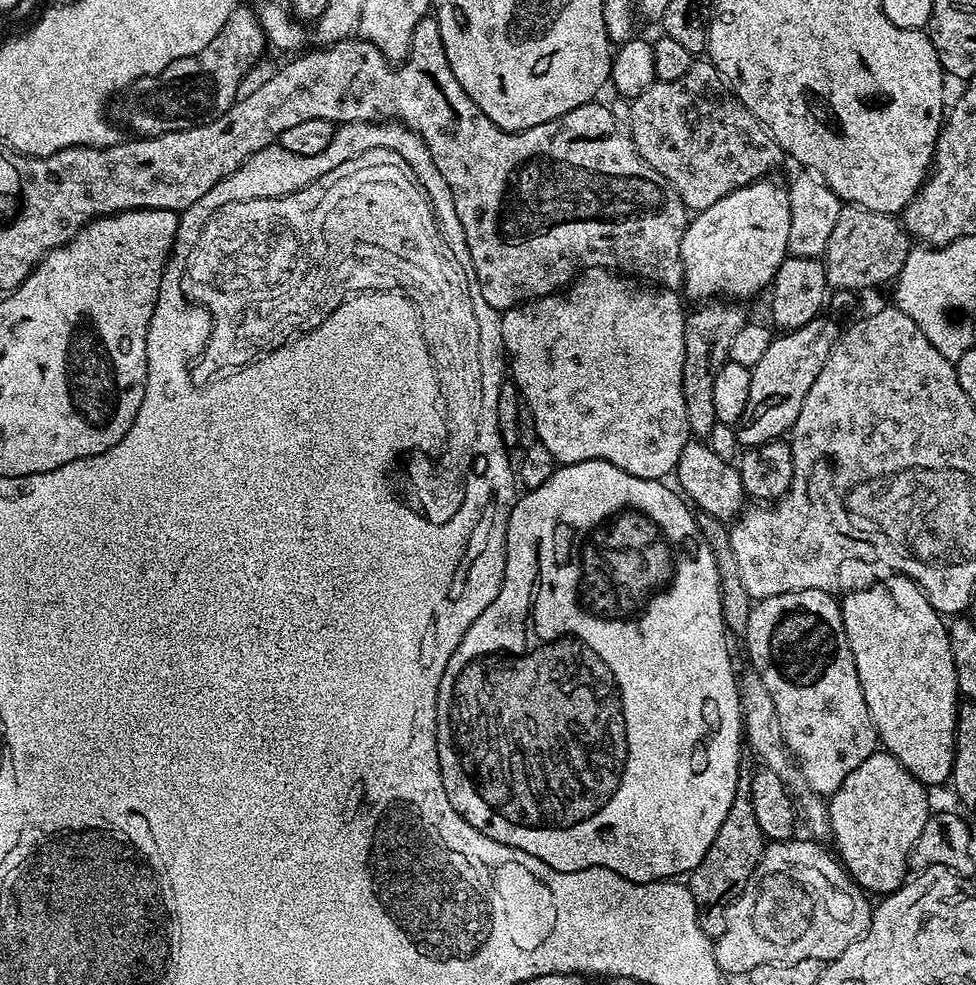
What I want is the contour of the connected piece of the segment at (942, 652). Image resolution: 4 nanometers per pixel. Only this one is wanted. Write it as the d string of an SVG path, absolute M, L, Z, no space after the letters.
M901 575L886 576L868 588L849 591L843 597L840 613L854 654L854 666L858 666L858 682L862 682L862 694L883 751L898 758L921 784L933 786L943 780L945 783L952 774L958 715L954 658L950 654L945 617L930 606L924 591L911 578Z

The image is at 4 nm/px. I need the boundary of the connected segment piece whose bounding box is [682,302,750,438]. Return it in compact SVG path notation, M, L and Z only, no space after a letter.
M704 302L687 313L684 318L684 361L682 362L682 398L686 398L686 414L688 415L688 427L691 435L696 438L704 438L709 435L711 429L718 423L714 414L714 378L718 378L718 370L727 364L730 354L730 346L734 342L738 330L742 330L744 324L749 323L750 316L744 313L740 302Z

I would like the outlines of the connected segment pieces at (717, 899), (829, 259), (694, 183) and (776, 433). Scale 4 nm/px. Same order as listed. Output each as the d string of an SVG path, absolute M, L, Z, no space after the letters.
M741 771L736 783L737 795L718 834L714 834L714 842L710 842L710 850L706 850L702 862L698 862L698 866L686 880L696 903L698 922L710 938L718 937L722 934L722 930L726 930L728 908L736 903L742 890L750 882L766 847L762 830L758 830L758 821L754 818L754 806L750 806L748 795L751 781L752 772Z
M845 203L822 257L829 289L859 294L863 288L876 288L887 280L888 283L895 281L909 251L910 237L895 215Z
M707 58L697 59L682 74L682 78L674 78L674 82L657 80L647 88L641 96L632 100L632 131L630 133L634 146L640 157L651 168L658 170L666 182L676 187L685 208L693 213L706 210L706 206L714 206L718 198L726 198L739 188L765 179L783 160L786 154L778 146L778 142L764 129L764 124L742 106L742 102L725 84L720 72Z
M818 315L806 326L773 337L764 357L751 368L749 401L740 427L735 429L741 447L761 445L762 442L779 439L791 431L810 386L814 384L818 371L822 370L827 355L842 331L841 325L838 326L834 319L827 316Z

